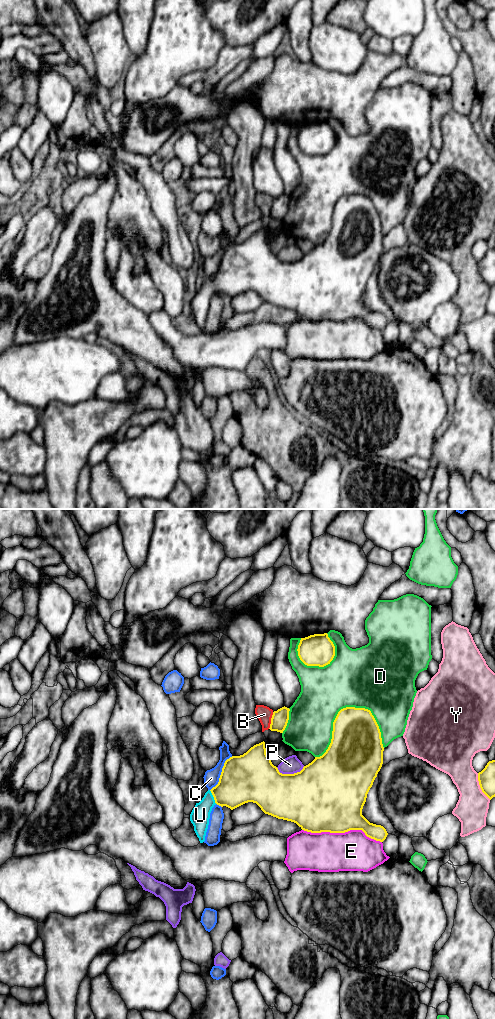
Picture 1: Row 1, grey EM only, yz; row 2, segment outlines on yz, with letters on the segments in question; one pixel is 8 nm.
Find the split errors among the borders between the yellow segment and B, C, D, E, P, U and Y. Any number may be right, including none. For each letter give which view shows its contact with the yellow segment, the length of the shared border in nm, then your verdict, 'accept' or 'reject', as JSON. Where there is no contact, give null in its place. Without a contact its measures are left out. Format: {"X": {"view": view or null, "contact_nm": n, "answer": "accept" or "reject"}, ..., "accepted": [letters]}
{"B": {"view": "yz", "contact_nm": 140, "answer": "reject"}, "C": {"view": "yz", "contact_nm": 340, "answer": "reject"}, "D": {"view": "yz", "contact_nm": 600, "answer": "reject"}, "E": {"view": "yz", "contact_nm": 650, "answer": "reject"}, "P": {"view": "yz", "contact_nm": 240, "answer": "reject"}, "U": {"view": "yz", "contact_nm": 130, "answer": "accept"}, "Y": {"view": "yz", "contact_nm": 240, "answer": "reject"}, "accepted": ["U"]}

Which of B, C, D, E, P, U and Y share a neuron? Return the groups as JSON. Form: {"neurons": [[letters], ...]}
{"neurons": [["B"], ["C"], ["D"], ["E"], ["P"], ["U"], ["Y"]]}

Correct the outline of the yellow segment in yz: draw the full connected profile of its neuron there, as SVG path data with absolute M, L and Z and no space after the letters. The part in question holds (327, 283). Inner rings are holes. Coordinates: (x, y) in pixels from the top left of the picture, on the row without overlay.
M343 196L333 210L332 227L326 240L315 245L300 260L280 261L267 244L264 229L243 243L227 247L218 272L196 291L190 309L200 331L203 331L210 301L216 292L233 298L253 290L265 302L294 310L307 320L345 321L362 318L367 325L383 330L388 323L386 317L370 311L362 303L367 282L383 252L383 239L381 220L371 199L365 196Z

